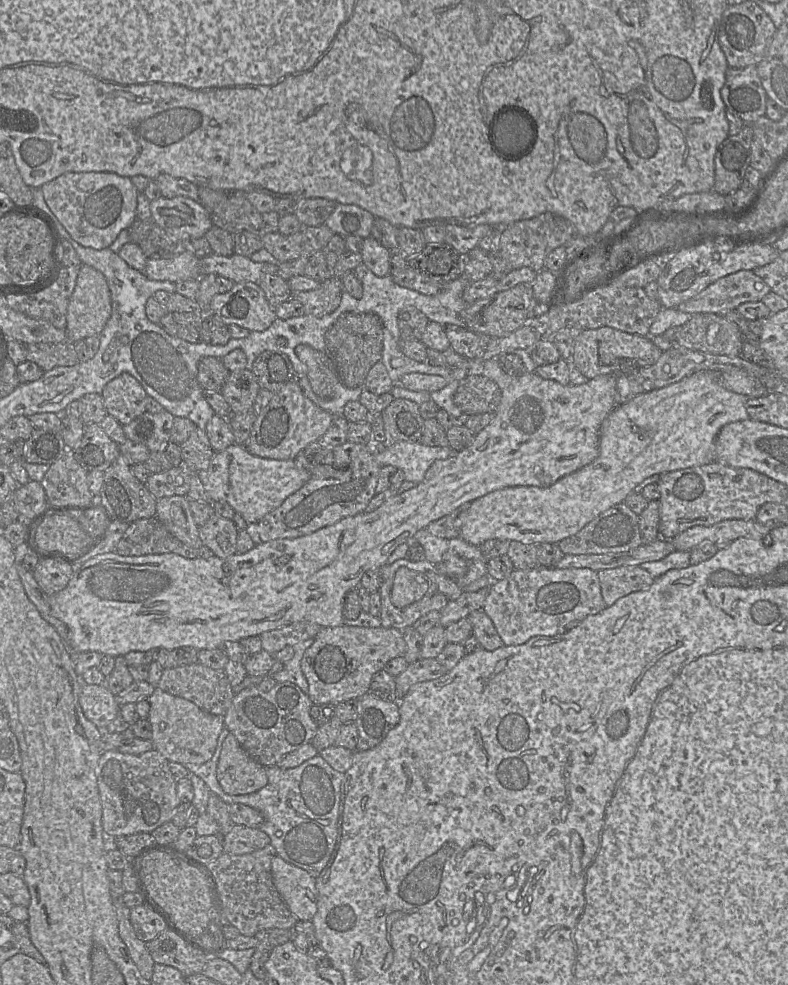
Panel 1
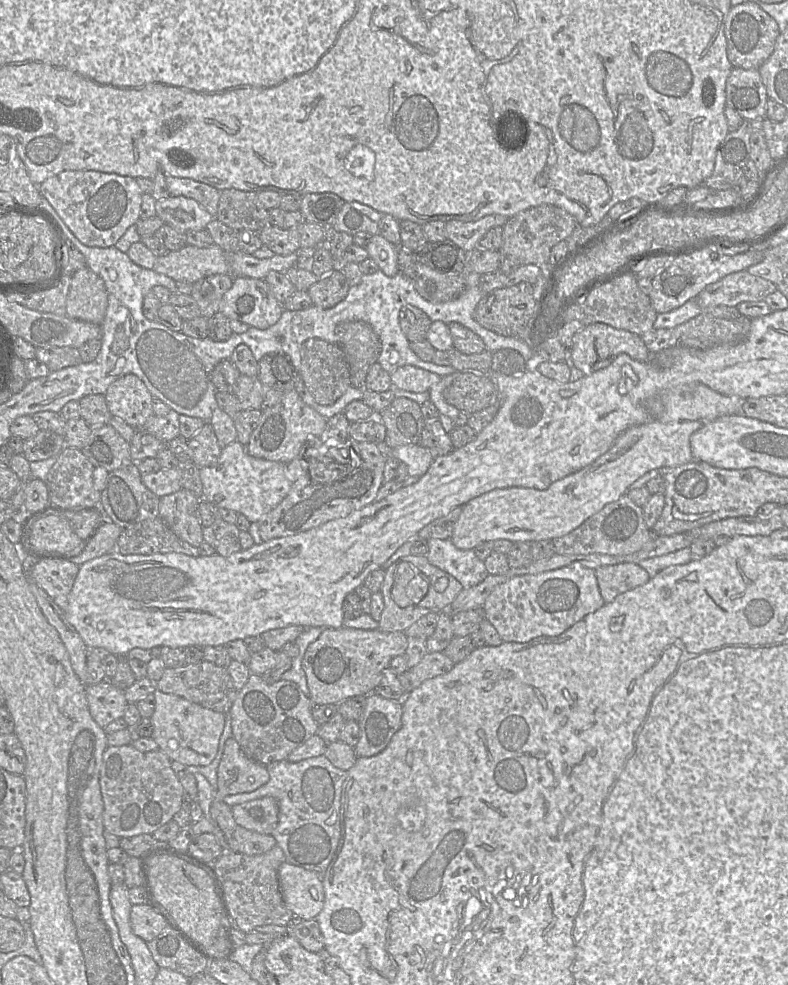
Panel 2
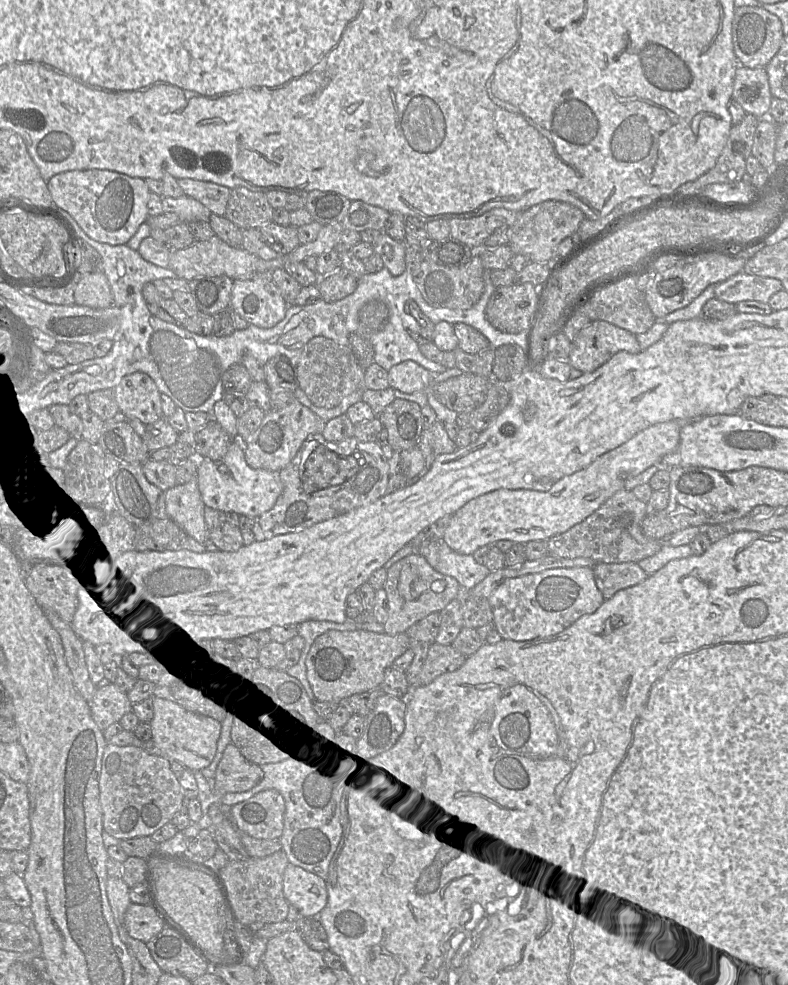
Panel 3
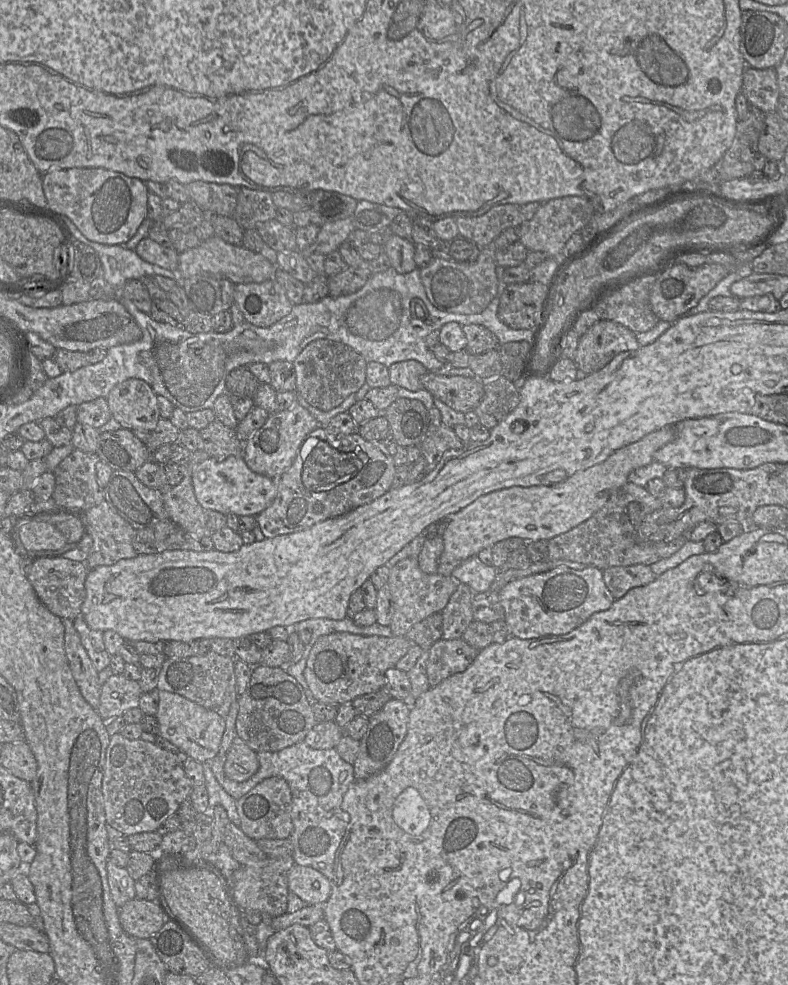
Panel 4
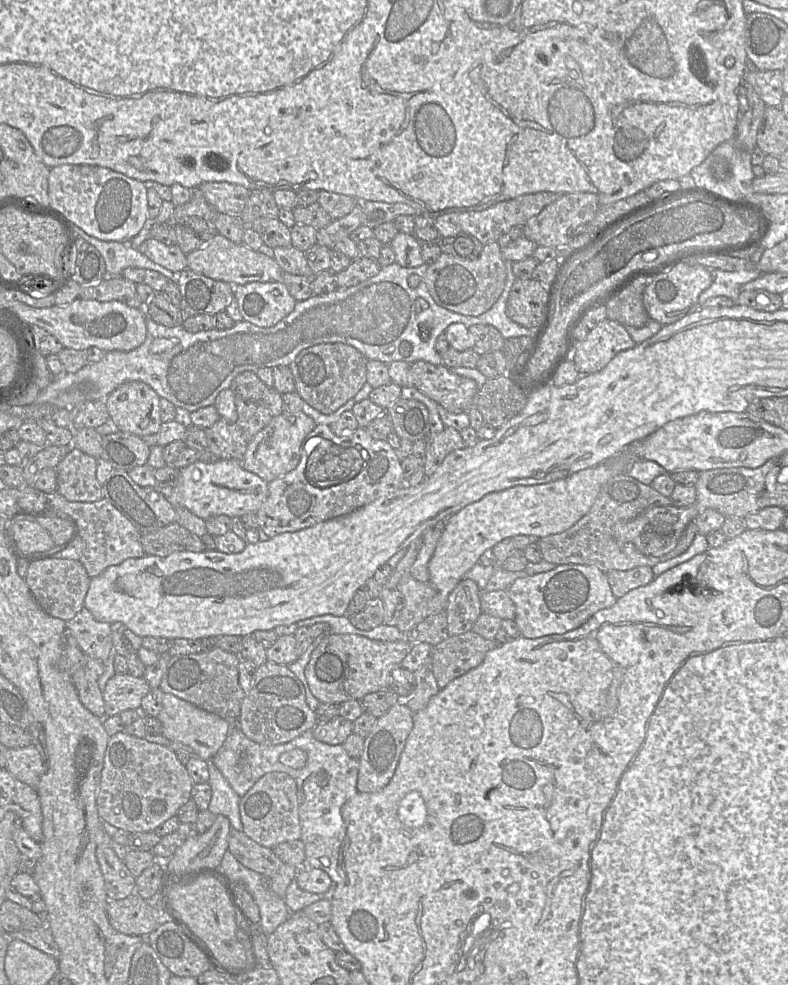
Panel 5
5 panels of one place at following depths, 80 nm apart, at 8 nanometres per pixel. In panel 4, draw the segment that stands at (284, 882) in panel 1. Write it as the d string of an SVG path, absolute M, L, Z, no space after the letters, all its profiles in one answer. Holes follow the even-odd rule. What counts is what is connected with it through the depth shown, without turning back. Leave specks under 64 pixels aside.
M294 863L288 876L289 891L307 905L325 905L331 895L331 882L321 872L310 866Z

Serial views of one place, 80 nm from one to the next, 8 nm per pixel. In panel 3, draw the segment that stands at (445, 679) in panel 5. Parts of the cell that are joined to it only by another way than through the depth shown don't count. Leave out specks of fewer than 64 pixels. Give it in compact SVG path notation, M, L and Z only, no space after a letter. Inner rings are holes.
M432 643L429 646L427 658L418 675L418 685L428 685L438 676L459 669L466 659L467 657L451 644Z

